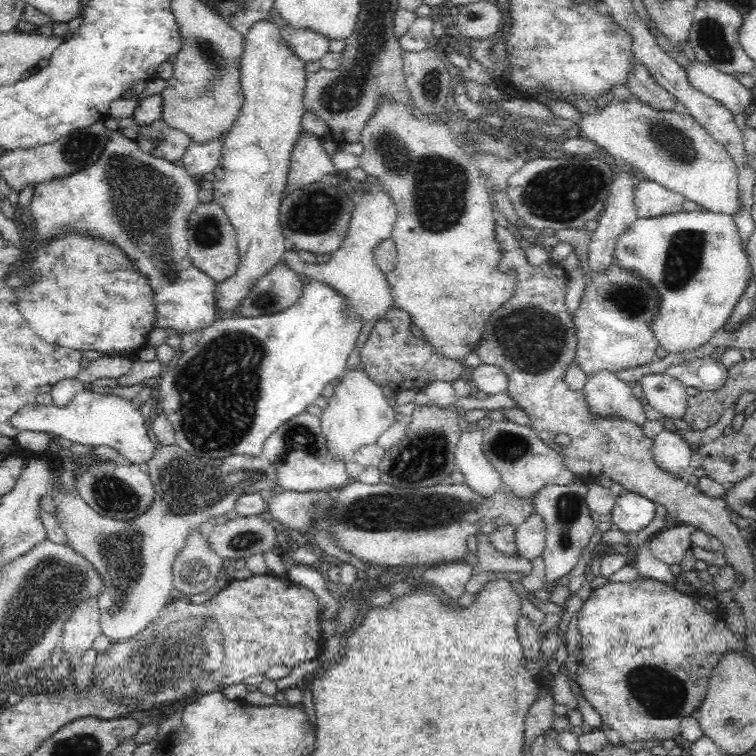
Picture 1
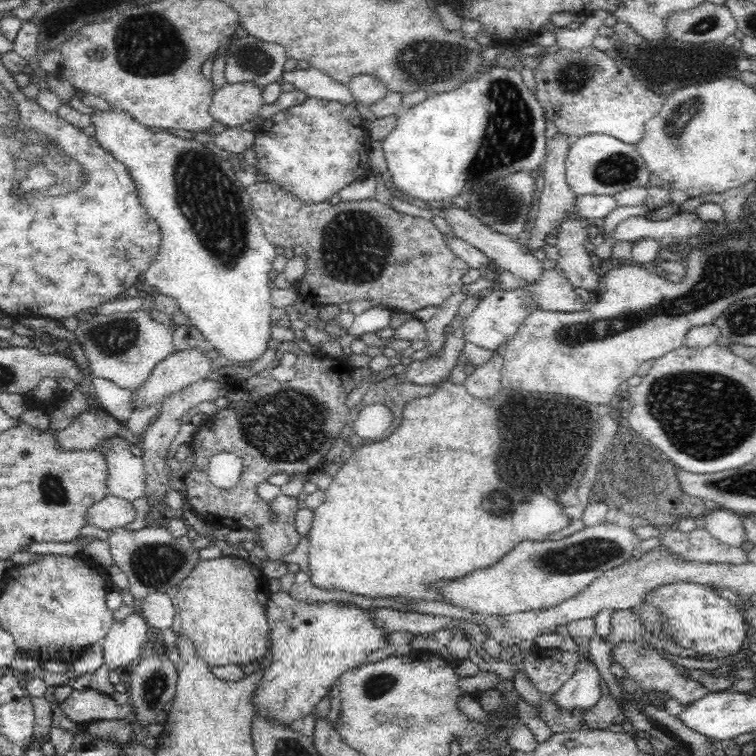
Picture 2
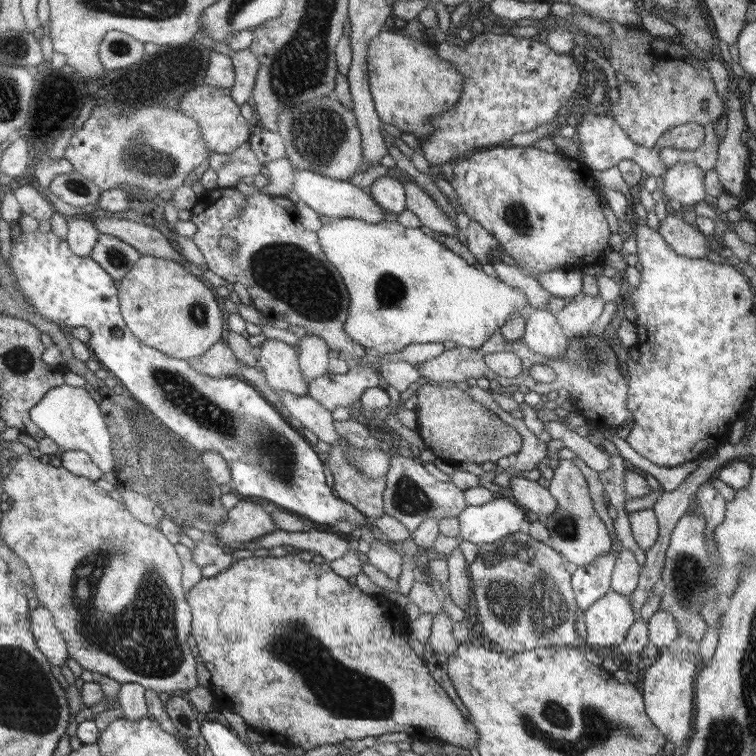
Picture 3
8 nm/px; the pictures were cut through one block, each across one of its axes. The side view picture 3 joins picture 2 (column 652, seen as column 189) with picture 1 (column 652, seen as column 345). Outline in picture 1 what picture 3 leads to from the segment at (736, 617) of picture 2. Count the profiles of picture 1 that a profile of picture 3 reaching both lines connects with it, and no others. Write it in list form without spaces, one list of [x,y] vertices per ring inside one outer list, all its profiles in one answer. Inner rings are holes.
[[[652,577],[640,578],[634,582],[610,582],[606,586],[593,589],[590,597],[583,602],[578,612],[577,627],[581,636],[581,660],[576,670],[576,680],[581,686],[583,696],[600,713],[601,724],[609,726],[610,734],[625,745],[638,744],[647,740],[668,740],[680,734],[680,722],[688,716],[696,715],[697,708],[706,698],[710,675],[720,658],[723,658],[730,650],[731,652],[739,652],[739,654],[748,654],[745,637],[728,630],[724,616],[706,612],[704,606],[698,604],[698,598],[694,598],[694,596],[690,598],[690,596],[670,588],[670,585],[662,584],[662,581],[658,579],[652,580]]]

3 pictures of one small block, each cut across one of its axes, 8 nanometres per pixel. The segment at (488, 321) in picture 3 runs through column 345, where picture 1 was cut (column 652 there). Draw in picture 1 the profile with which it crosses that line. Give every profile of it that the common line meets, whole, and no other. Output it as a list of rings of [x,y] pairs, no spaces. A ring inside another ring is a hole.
[[[706,210],[637,218],[618,236],[614,254],[624,270],[632,270],[661,294],[661,310],[652,330],[668,353],[696,350],[722,330],[752,280],[750,257],[741,245],[736,223],[724,213]]]

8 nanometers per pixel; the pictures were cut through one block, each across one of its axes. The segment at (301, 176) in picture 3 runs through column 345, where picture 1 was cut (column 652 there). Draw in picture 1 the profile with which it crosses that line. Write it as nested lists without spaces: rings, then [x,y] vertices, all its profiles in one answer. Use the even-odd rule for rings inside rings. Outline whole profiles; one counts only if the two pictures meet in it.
[[[651,179],[638,180],[632,190],[632,197],[637,218],[662,217],[684,210],[682,204],[685,198],[682,195]]]

